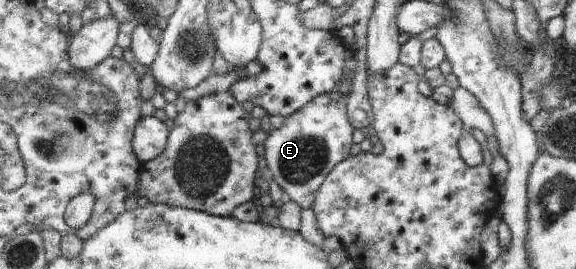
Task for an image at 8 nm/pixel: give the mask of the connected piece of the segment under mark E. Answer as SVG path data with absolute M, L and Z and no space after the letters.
M346 51L346 70L340 84L346 79L350 81L348 93L339 92L338 85L334 91L316 97L302 111L287 117L280 128L274 128L266 140L265 158L274 179L282 187L286 198L296 201L304 209L313 209L316 197L319 196L328 176L343 161L353 156L355 125L352 125L349 116L348 100L354 93L353 80L357 67L355 55Z

